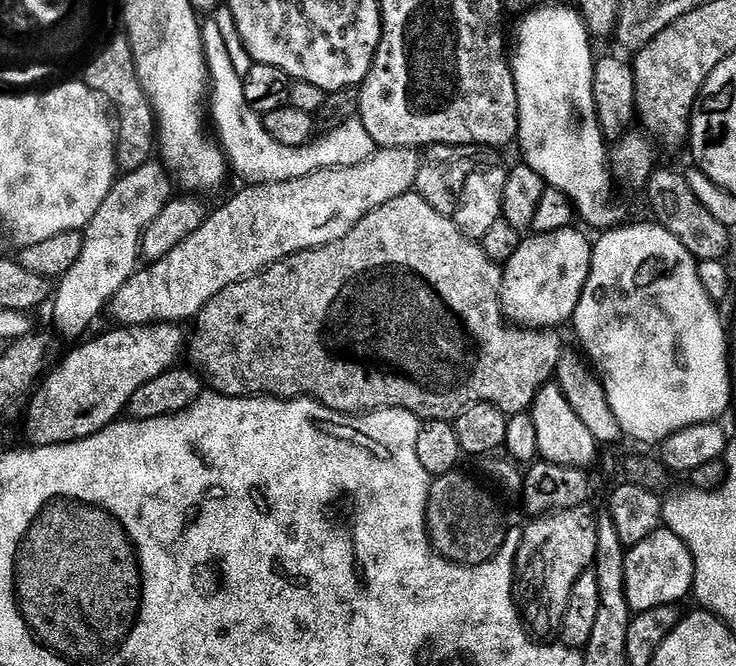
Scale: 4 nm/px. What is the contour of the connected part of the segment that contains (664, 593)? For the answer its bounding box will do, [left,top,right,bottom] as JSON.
[625,530,696,614]

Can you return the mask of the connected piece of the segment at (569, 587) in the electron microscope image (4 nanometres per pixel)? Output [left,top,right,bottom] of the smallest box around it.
[520,505,599,639]

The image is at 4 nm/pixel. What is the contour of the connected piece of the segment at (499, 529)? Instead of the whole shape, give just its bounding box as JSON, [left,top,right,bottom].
[428,470,509,568]

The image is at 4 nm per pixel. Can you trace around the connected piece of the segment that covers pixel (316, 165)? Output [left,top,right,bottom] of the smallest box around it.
[203,20,362,183]

